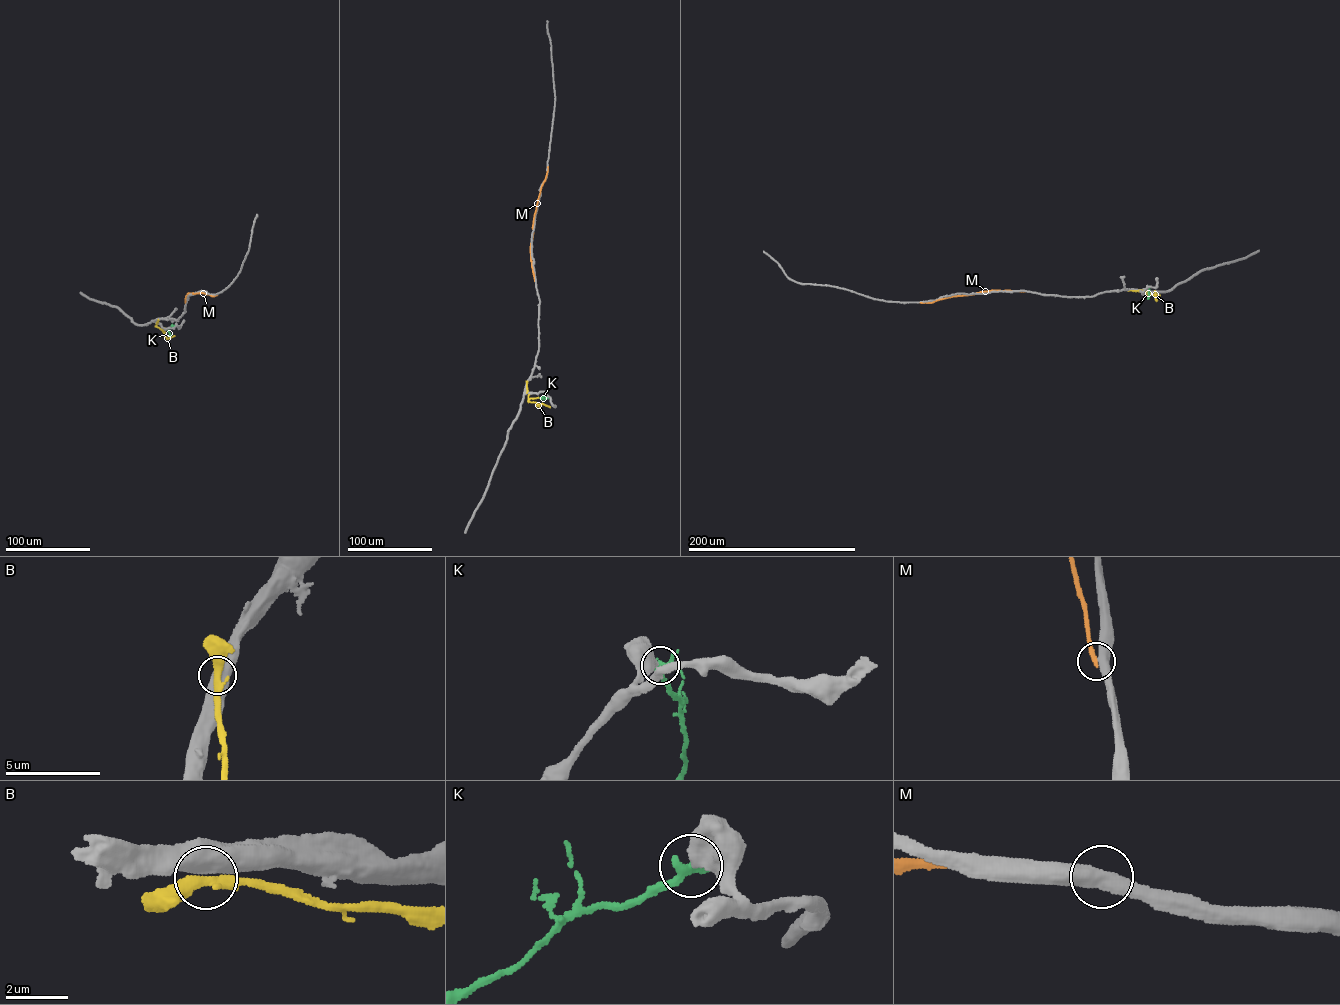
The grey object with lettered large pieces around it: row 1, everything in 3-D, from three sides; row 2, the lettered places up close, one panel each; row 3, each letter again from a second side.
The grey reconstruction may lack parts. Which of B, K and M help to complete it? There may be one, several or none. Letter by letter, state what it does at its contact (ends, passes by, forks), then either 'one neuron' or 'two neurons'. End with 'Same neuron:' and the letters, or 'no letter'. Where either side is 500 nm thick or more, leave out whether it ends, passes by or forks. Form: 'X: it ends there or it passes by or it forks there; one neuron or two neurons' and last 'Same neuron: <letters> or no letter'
B: two neurons
K: two neurons
M: it ends there; two neurons
Same neuron: no letter

